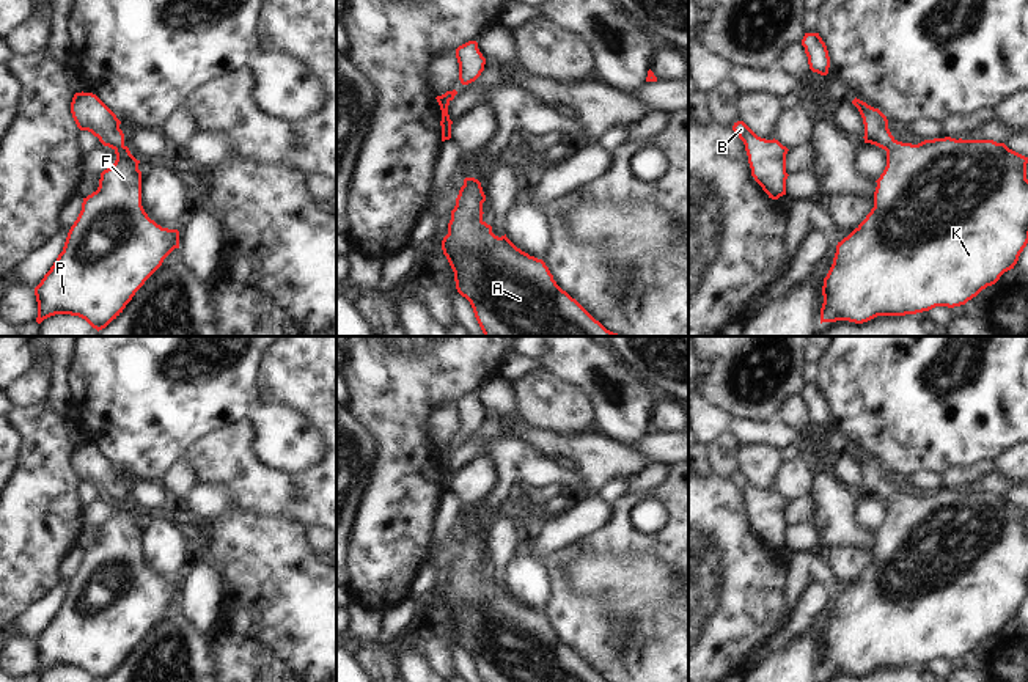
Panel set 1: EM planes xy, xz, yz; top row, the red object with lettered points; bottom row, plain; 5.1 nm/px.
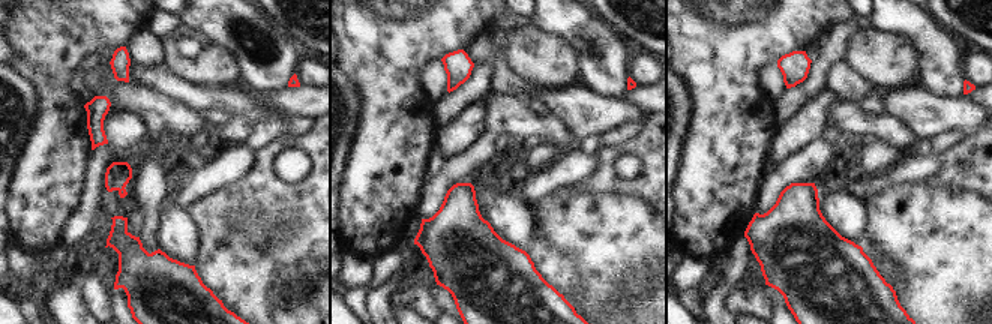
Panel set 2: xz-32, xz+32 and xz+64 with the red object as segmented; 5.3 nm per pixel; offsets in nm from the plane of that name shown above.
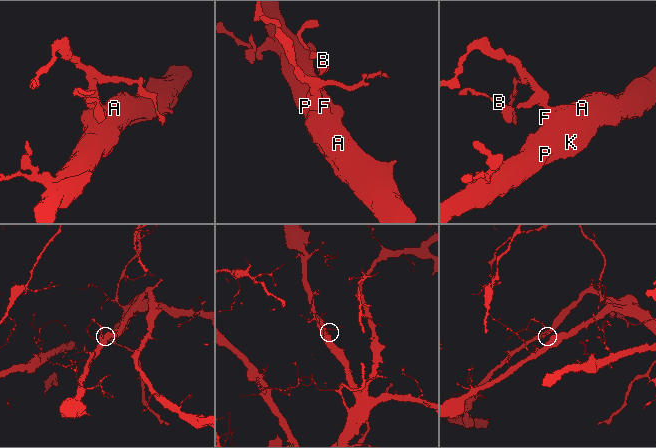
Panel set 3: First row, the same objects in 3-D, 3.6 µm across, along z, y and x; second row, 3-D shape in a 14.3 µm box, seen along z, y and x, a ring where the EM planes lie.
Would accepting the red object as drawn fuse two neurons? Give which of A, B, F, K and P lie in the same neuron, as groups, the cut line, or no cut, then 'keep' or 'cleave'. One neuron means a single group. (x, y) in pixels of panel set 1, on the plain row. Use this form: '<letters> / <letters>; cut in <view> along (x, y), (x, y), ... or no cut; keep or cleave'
A B F K P; no cut; keep

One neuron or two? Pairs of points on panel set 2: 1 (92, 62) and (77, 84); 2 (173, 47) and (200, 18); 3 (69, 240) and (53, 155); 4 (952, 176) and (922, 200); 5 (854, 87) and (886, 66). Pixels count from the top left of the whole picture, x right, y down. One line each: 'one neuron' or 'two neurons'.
1: one neuron
2: two neurons
3: two neurons
4: two neurons
5: two neurons

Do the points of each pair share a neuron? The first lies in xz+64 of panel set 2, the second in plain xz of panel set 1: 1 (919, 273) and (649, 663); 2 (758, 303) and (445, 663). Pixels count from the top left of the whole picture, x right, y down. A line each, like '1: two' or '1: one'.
1: two
2: one

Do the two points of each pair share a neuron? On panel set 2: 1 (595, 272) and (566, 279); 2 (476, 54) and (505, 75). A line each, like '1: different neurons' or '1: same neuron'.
1: different neurons
2: same neuron

